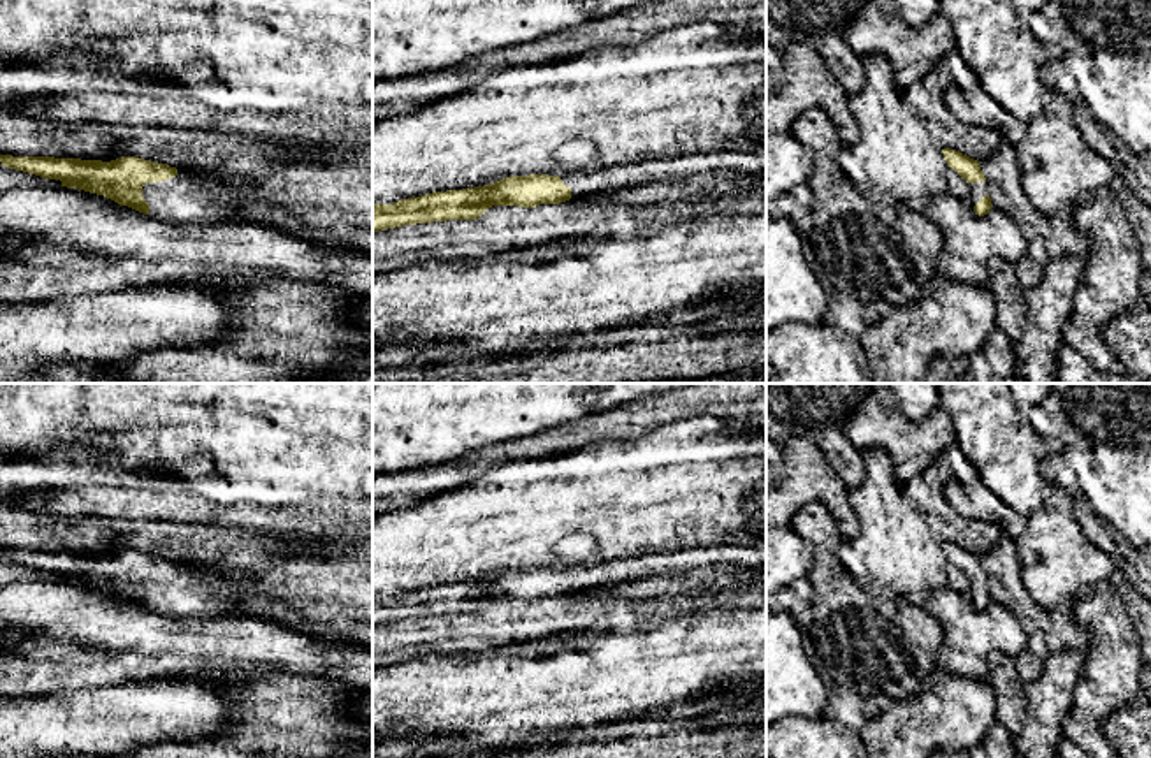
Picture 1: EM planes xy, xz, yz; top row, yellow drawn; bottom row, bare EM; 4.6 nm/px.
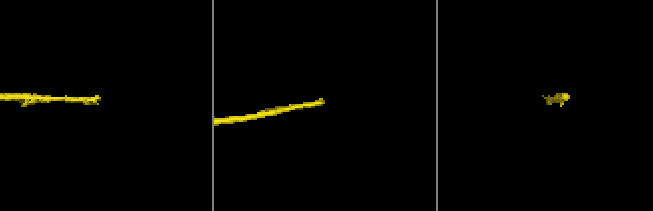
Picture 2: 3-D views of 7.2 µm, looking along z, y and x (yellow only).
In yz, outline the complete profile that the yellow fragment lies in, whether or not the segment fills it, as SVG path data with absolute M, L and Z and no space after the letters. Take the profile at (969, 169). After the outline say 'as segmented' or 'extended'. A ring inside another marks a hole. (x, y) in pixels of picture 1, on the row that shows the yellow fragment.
M944 148L942 155L947 165L970 185L970 204L974 206L975 215L988 215L993 204L988 195L988 185L981 171L981 162L949 148Z; extended

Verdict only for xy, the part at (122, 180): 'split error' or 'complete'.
split error

